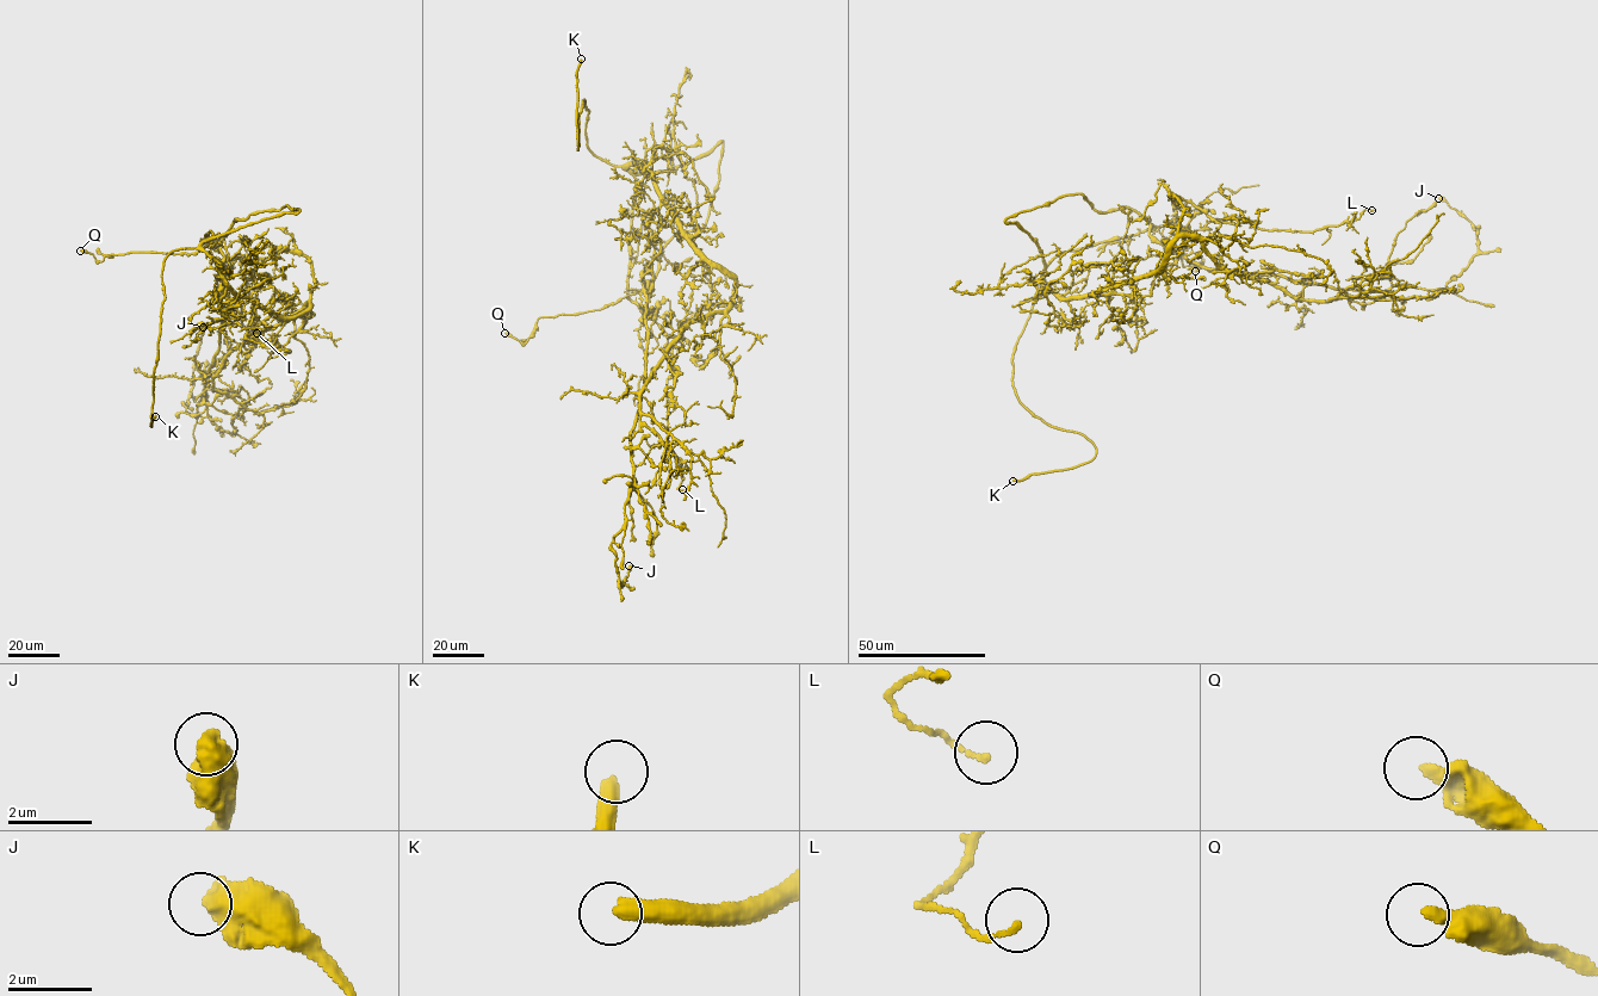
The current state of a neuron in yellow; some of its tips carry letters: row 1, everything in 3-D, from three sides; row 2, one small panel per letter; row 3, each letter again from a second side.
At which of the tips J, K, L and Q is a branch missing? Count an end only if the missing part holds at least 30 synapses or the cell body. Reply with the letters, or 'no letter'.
K

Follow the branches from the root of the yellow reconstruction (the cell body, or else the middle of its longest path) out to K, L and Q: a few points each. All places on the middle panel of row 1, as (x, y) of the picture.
K: (645, 216), (660, 204), (654, 178), (643, 167), (612, 166), (592, 152), (584, 99), (578, 149), (581, 59)
L: (645, 216), (663, 204), (728, 272), (739, 301), (738, 308), (699, 309), (671, 348), (668, 443), (682, 489)
Q: (645, 216), (654, 246), (642, 282), (646, 288), (646, 282), (600, 309), (539, 317), (525, 342), (505, 333)

